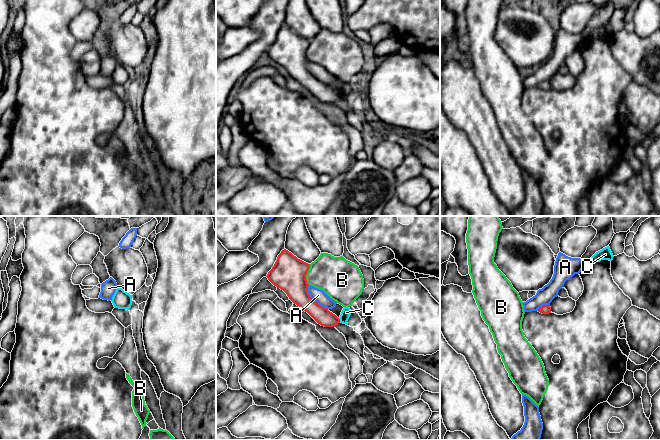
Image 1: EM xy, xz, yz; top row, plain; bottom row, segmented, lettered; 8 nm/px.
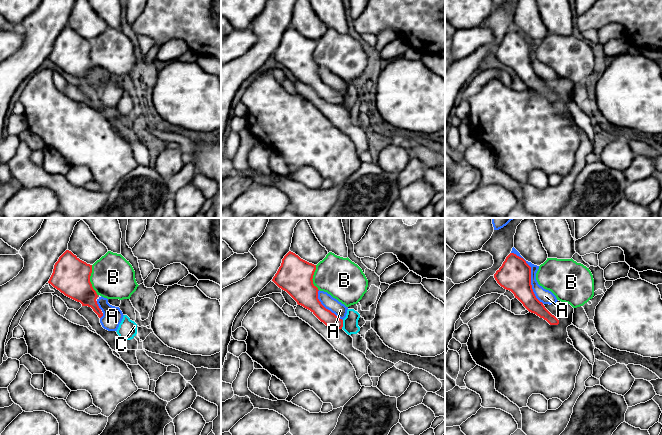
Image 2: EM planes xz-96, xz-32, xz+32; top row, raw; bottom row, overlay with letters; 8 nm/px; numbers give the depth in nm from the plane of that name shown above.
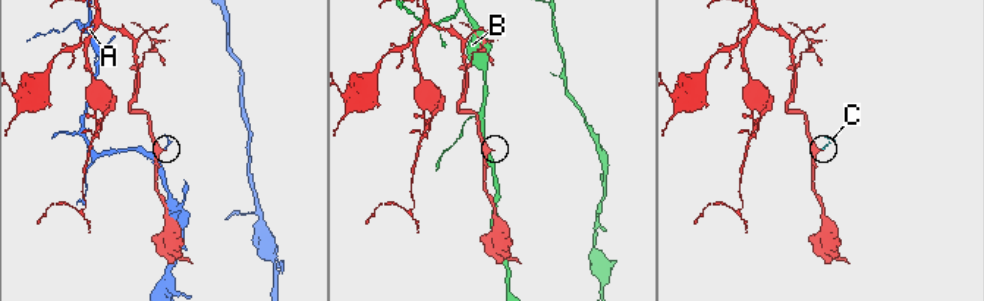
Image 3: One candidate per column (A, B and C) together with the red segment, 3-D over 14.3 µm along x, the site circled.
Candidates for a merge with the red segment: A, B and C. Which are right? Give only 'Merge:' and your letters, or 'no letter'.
Merge: no letter

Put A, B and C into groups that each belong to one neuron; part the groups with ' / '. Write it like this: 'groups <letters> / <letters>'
groups A / B / C

